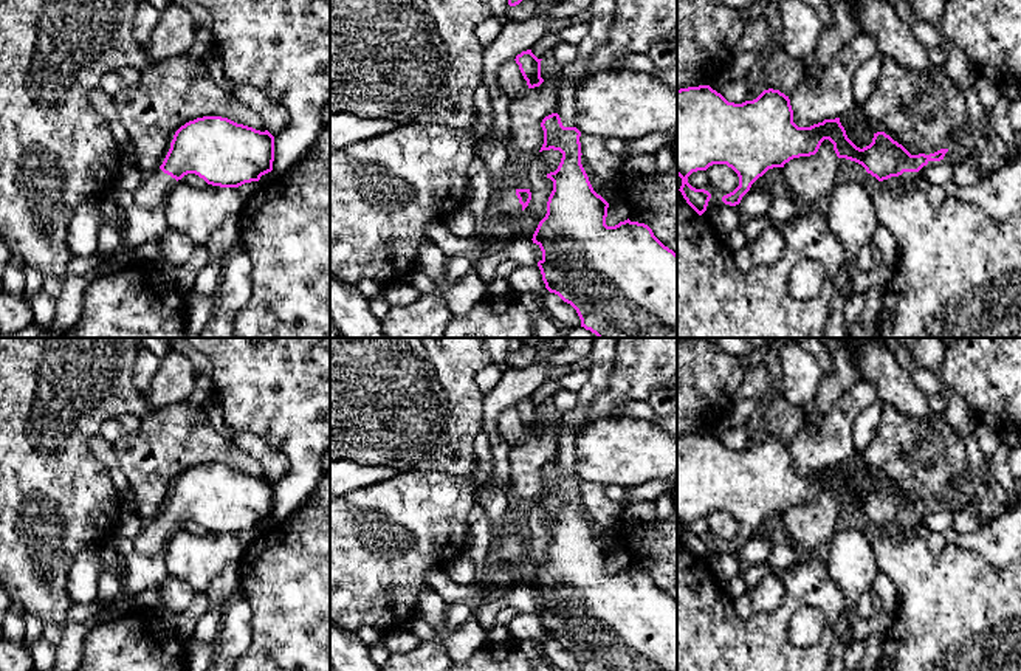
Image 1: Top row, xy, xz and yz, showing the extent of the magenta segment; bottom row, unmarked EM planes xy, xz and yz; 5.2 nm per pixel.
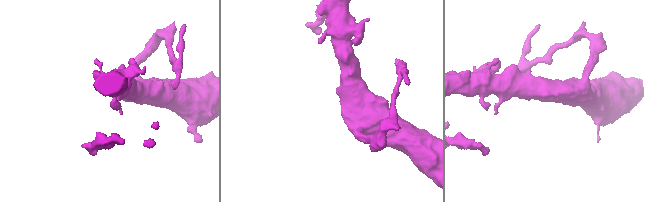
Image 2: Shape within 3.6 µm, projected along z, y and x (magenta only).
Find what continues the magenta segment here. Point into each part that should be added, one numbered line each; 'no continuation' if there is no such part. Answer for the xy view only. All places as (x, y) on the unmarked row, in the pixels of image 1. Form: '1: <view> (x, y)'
1: xy (155, 532)

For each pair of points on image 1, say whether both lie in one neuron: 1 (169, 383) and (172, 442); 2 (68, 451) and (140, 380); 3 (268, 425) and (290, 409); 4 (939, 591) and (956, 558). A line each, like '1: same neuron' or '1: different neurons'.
1: different neurons
2: different neurons
3: same neuron
4: same neuron

